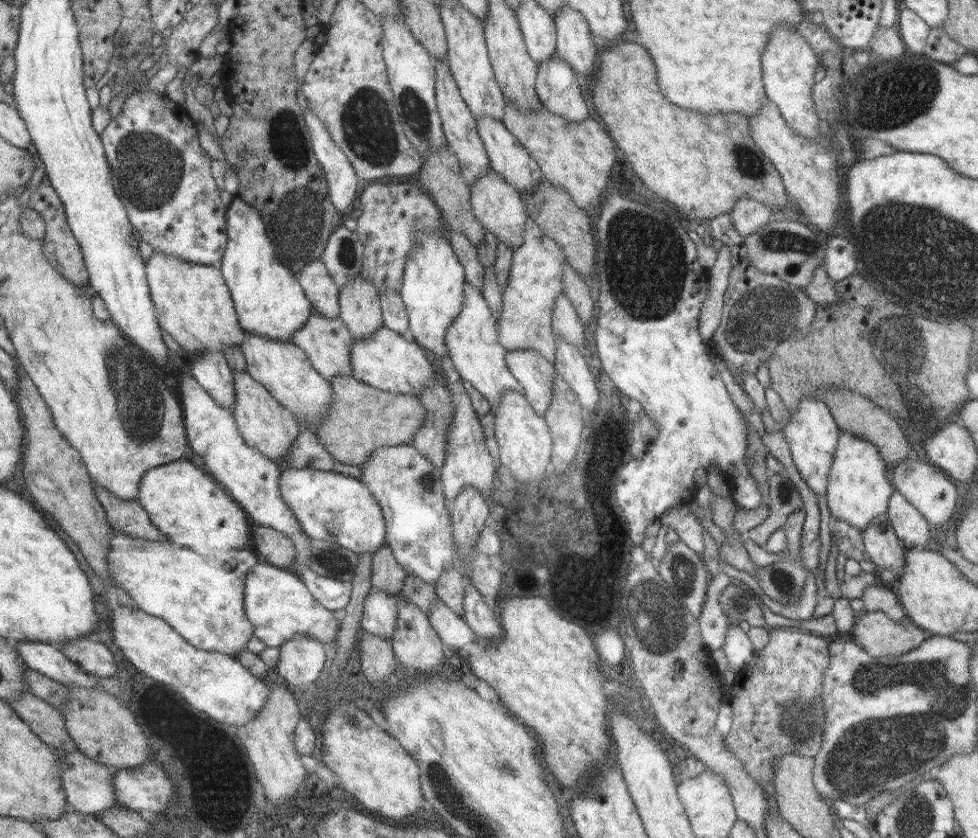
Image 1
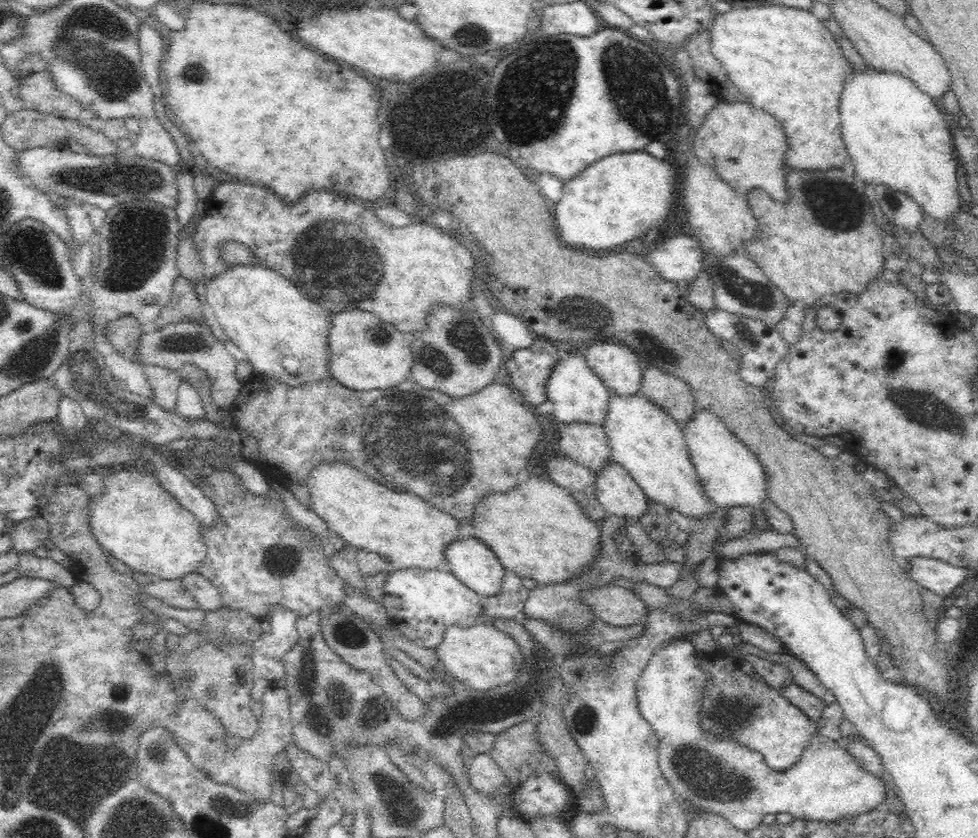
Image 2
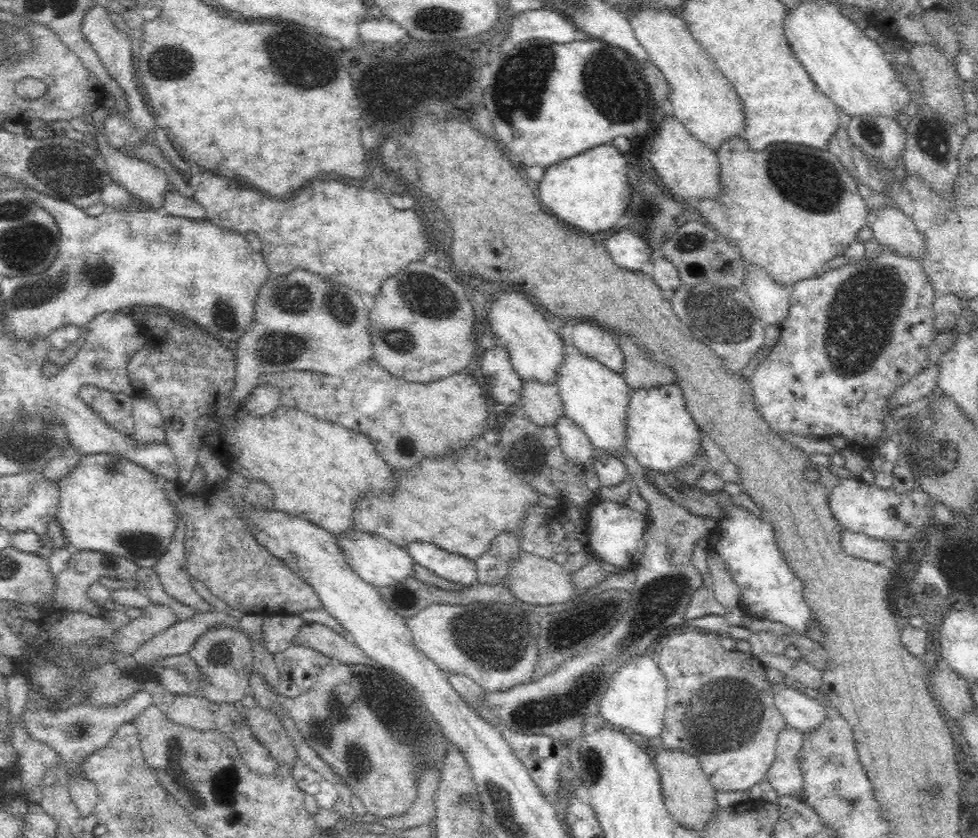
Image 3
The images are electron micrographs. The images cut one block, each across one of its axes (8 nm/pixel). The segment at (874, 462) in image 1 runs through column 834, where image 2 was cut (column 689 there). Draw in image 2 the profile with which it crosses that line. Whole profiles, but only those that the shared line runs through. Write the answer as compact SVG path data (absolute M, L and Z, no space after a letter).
M636 392L636 396L610 394L604 414L606 420L602 430L608 438L612 460L620 464L634 482L638 482L640 490L650 500L690 518L708 518L714 512L714 504L710 498L706 498L698 482L696 468L686 448L686 436L680 424L668 416L668 412Z

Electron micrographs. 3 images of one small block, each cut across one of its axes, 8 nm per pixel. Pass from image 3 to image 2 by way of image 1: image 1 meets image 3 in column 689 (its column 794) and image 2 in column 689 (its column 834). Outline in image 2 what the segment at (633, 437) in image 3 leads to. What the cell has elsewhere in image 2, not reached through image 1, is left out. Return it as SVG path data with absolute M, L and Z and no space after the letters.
M698 406L698 410L690 416L688 422L684 424L678 422L678 424L686 436L686 448L696 468L698 482L712 504L718 504L720 508L728 508L728 506L758 508L760 504L770 500L770 496L766 494L768 480L762 464L758 462L756 456L748 452L746 444L742 444L736 438L736 434L728 432L728 426L724 426L718 420L718 416Z

